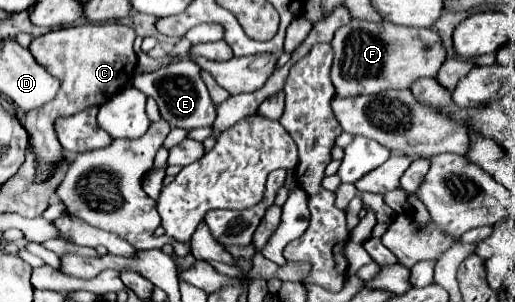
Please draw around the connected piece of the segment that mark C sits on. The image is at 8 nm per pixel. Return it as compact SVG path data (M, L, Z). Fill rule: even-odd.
M85 23L77 27L49 31L31 41L29 51L35 55L35 61L51 75L55 75L55 79L59 79L61 83L51 103L45 103L43 107L37 107L35 111L23 115L23 125L31 133L31 145L37 155L39 181L45 181L51 173L51 167L65 155L61 143L53 141L53 121L63 115L79 113L91 105L103 105L111 95L125 89L129 79L135 75L137 55L133 51L133 39L135 31L127 25Z

